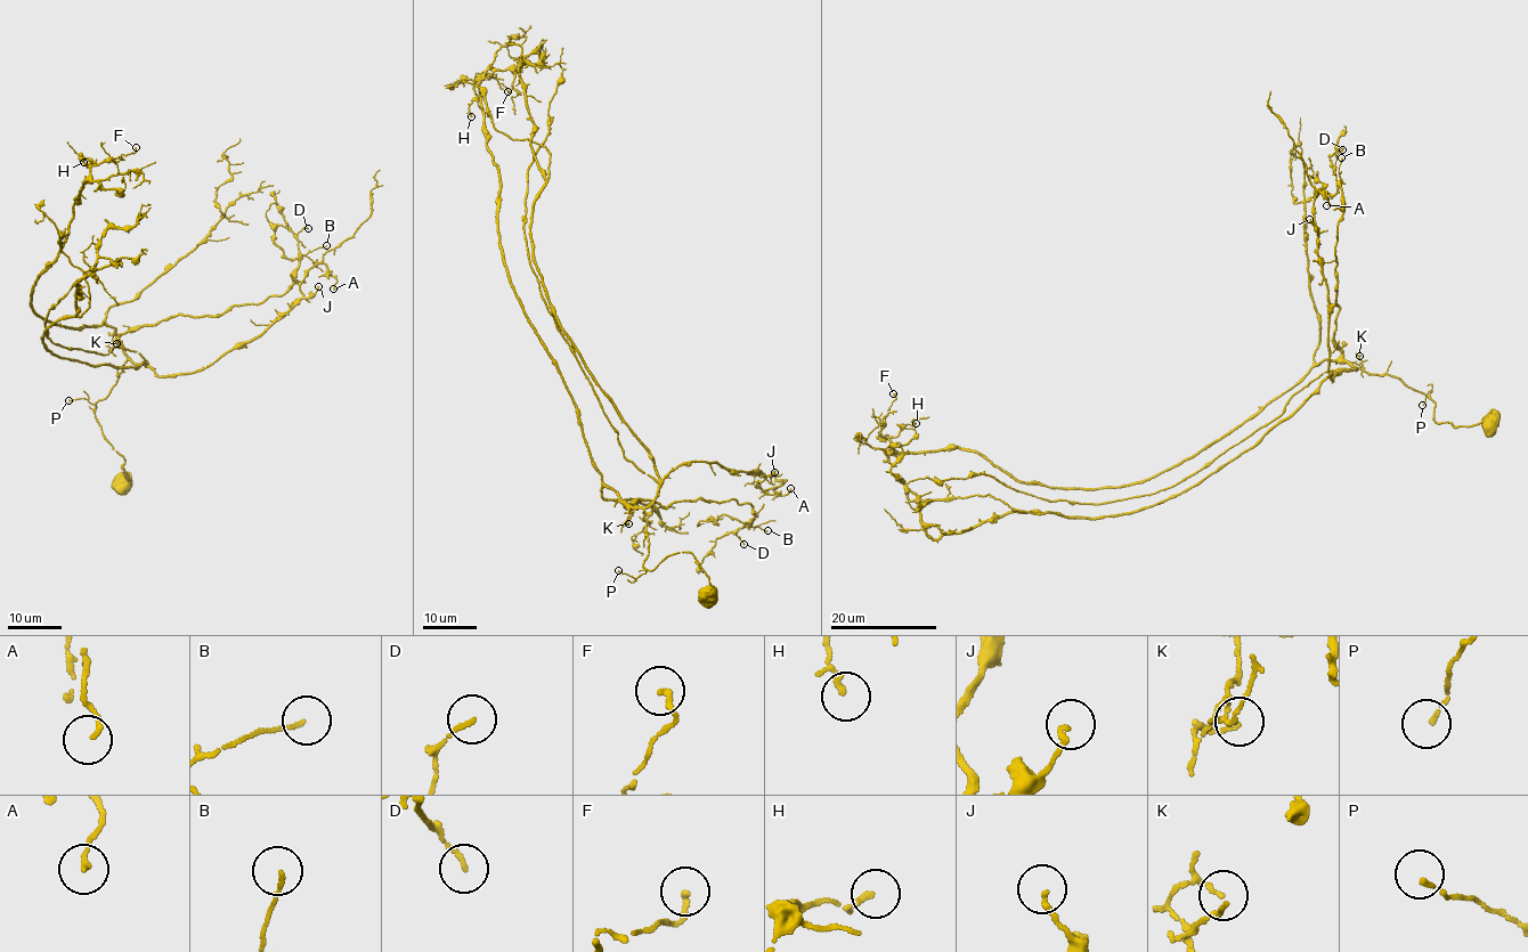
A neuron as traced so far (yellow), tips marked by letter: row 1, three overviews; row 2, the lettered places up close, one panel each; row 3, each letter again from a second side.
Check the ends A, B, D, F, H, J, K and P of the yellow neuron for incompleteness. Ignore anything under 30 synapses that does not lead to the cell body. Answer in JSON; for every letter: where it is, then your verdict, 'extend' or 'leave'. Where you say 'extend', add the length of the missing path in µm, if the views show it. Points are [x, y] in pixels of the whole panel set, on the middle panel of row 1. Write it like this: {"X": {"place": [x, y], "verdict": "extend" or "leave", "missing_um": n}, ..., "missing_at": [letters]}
{"A": {"place": [790, 488], "verdict": "leave"}, "B": {"place": [767, 530], "verdict": "leave"}, "D": {"place": [744, 544], "verdict": "leave"}, "F": {"place": [508, 91], "verdict": "leave"}, "H": {"place": [471, 116], "verdict": "leave"}, "J": {"place": [774, 472], "verdict": "leave"}, "K": {"place": [628, 523], "verdict": "leave"}, "P": {"place": [618, 570], "verdict": "leave"}, "missing_at": []}

